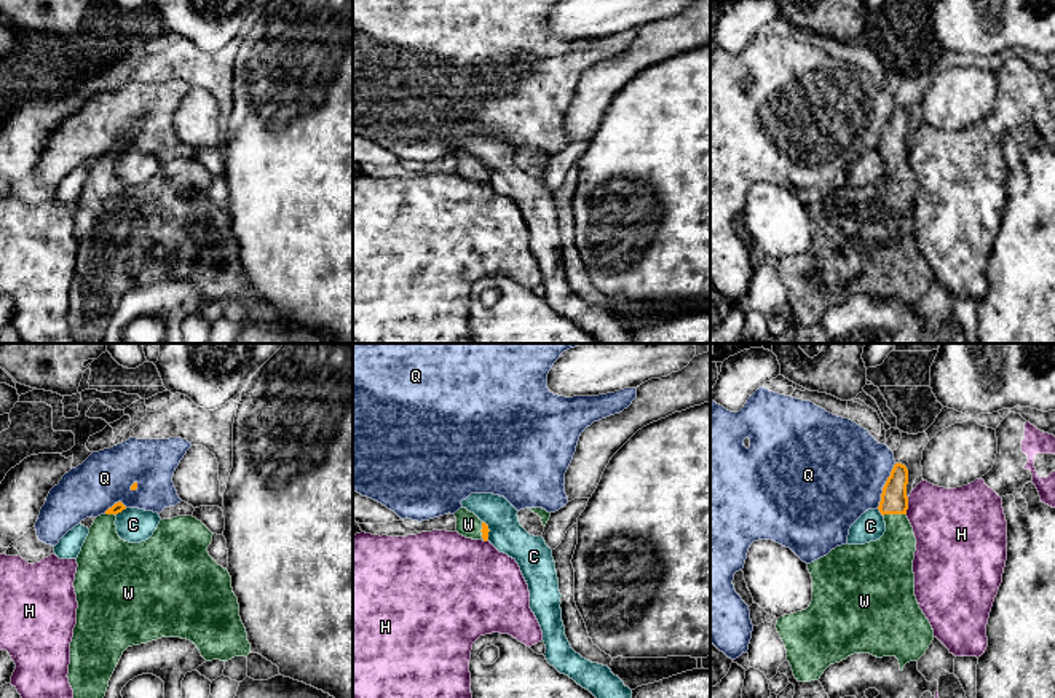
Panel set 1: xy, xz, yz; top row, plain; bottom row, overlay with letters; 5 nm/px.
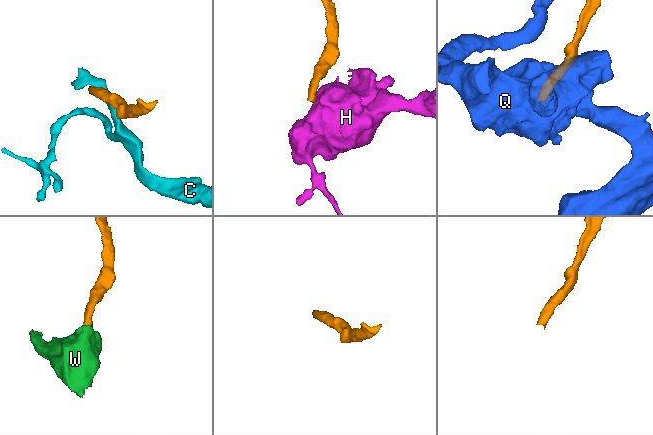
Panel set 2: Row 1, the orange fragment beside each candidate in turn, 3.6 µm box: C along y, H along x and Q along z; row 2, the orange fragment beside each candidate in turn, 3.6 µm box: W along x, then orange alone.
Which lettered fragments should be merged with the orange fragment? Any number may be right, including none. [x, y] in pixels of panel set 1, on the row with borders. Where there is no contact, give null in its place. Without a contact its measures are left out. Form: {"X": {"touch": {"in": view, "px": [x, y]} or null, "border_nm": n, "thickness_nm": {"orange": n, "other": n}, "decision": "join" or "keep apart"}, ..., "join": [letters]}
{"C": {"touch": {"in": "xy", "px": [120, 511]}, "border_nm": 70, "thickness_nm": {"orange": 50, "other": 170}, "decision": "keep apart"}, "H": {"touch": {"in": "yz", "px": [907, 505]}, "border_nm": 90, "thickness_nm": {"orange": 140, "other": 380}, "decision": "keep apart"}, "Q": {"touch": {"in": "yz", "px": [885, 486]}, "border_nm": 260, "thickness_nm": {"orange": 140, "other": 480}, "decision": "keep apart"}, "W": {"touch": {"in": "yz", "px": [894, 513]}, "border_nm": 120, "thickness_nm": {"orange": 140, "other": 240}, "decision": "join"}, "join": ["W"]}

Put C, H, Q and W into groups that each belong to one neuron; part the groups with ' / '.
C / H / Q / W

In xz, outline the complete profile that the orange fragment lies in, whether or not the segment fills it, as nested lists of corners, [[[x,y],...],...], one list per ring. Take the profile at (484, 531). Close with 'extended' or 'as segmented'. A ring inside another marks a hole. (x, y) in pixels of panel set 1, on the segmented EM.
[[[460,508],[455,513],[456,518],[456,532],[466,538],[472,540],[488,540],[488,525],[482,522],[474,513],[466,508]]]; extended

